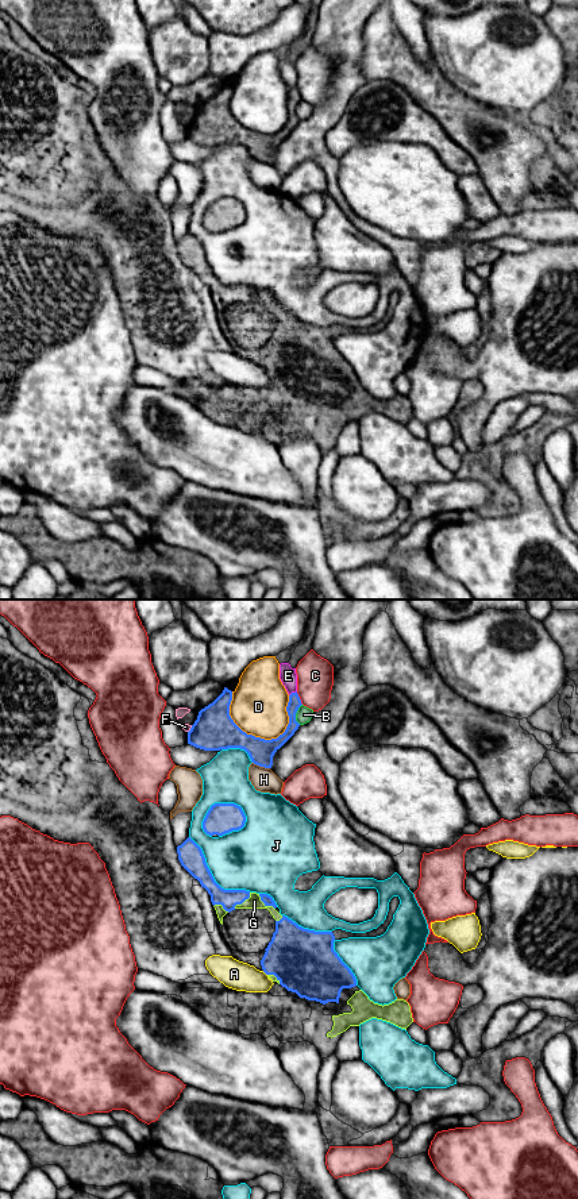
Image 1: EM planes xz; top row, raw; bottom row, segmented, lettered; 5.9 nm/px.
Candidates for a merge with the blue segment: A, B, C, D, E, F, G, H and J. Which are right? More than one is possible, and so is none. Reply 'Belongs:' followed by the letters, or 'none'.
Belongs: G

